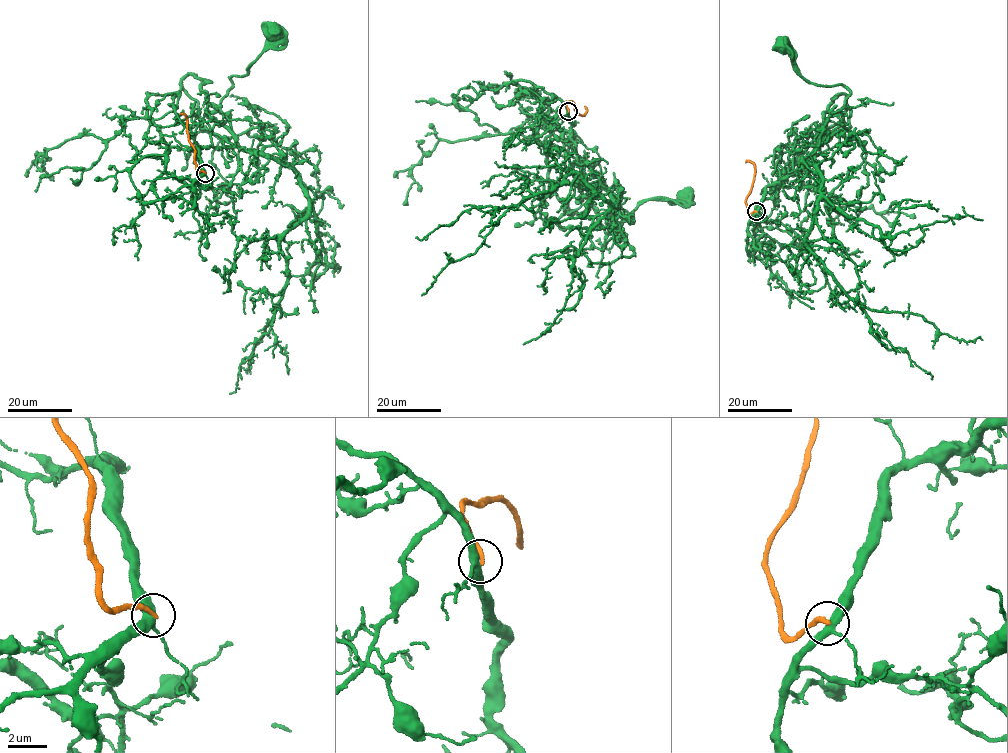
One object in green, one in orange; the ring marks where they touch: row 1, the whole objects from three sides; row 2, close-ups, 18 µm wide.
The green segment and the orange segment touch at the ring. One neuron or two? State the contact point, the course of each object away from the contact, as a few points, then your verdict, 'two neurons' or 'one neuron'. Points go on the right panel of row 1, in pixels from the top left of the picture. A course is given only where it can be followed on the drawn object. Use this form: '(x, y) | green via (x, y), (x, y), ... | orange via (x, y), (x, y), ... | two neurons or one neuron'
(756, 211) | green via (756, 212), (764, 189), (809, 165), (841, 125), (850, 94), (801, 76), (786, 45) | orange via (756, 212), (748, 212), (745, 198), (753, 181), (754, 165), (745, 162) | two neurons

